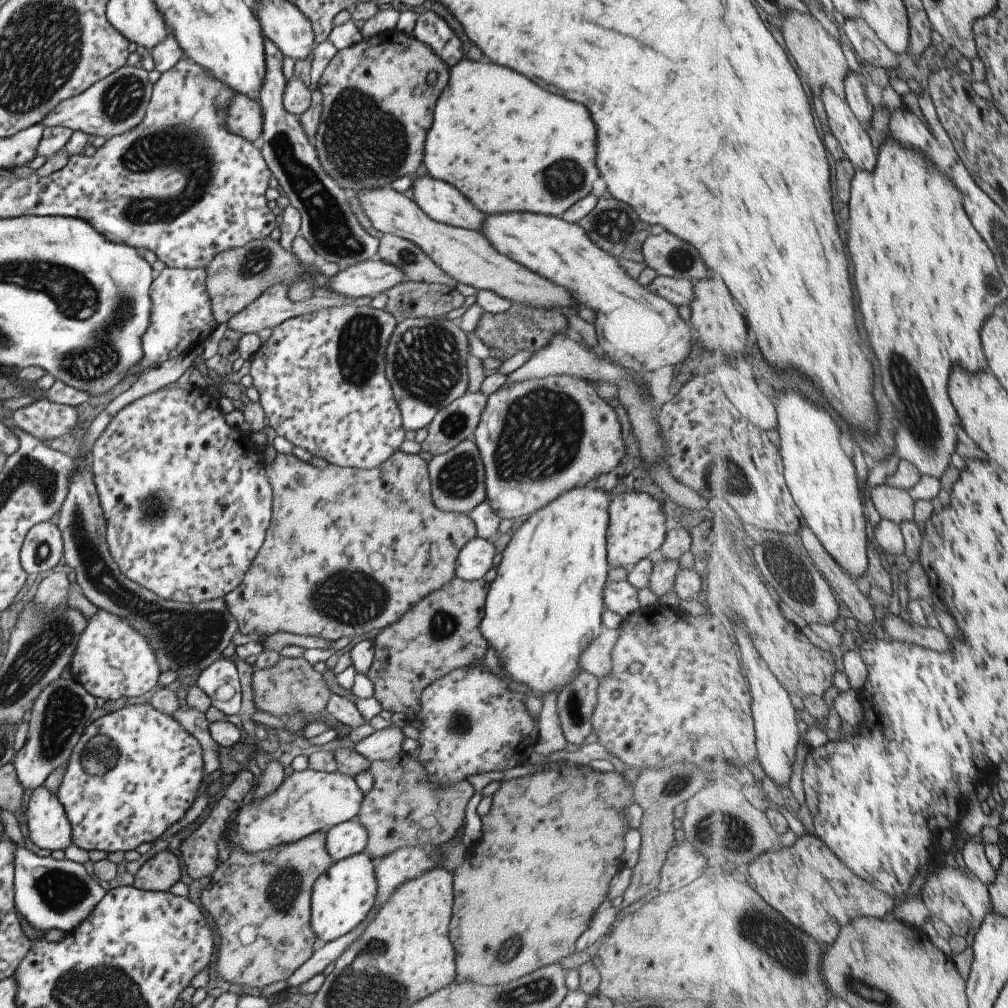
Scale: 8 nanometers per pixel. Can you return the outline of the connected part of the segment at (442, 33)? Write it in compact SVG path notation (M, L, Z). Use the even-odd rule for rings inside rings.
M425 11L418 14L411 35L429 46L446 69L455 66L463 56L461 44L453 34L453 29L435 12Z

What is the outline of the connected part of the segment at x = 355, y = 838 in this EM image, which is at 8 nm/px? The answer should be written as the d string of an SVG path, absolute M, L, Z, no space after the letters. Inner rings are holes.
M355 818L332 826L325 834L325 850L331 862L364 851L367 830Z

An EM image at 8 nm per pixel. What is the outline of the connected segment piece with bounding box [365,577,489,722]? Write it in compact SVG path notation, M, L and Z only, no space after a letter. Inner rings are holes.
M454 577L439 590L419 600L397 622L374 633L371 637L374 645L373 660L365 676L373 684L373 697L378 699L383 710L399 712L409 722L419 714L419 694L427 684L457 668L477 668L486 664L489 648L479 632L479 623L484 615L484 598L488 586L489 583L483 579L467 581Z

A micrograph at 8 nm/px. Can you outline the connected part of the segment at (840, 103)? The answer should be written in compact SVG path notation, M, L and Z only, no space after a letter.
M831 86L823 88L821 99L829 128L844 151L845 157L853 162L855 170L873 172L878 163L879 151L871 144L871 136L861 126L861 120L851 110L848 100L839 98L839 94Z

